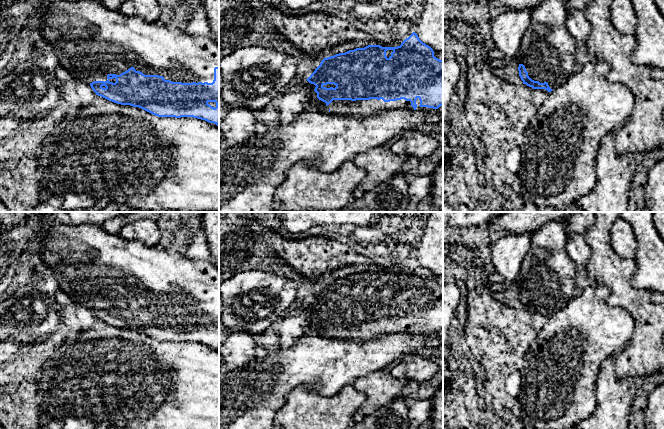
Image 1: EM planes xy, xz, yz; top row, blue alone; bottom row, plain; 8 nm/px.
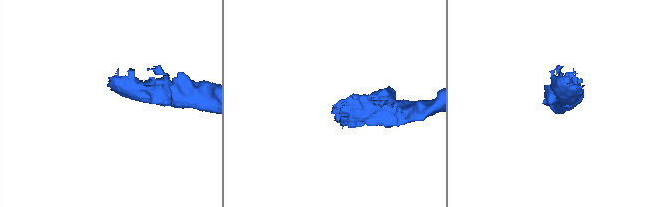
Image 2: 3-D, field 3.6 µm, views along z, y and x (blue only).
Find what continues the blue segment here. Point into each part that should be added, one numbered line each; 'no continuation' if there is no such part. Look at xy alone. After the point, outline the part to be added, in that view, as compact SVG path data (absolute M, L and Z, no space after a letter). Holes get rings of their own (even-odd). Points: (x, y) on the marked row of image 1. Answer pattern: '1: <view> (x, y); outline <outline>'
1: xy (90, 41); outline M53 0L38 18L42 36L53 46L53 52L59 63L74 79L89 85L94 81L105 82L108 80L108 74L120 75L131 67L145 75L163 76L165 80L172 82L212 83L214 68L219 67L219 43L211 36L192 36L158 22L147 22L137 16L126 16L120 11L107 9L99 2Z

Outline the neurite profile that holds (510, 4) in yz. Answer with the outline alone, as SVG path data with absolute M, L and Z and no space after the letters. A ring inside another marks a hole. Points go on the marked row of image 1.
M489 0L484 4L496 3L511 10L532 10L545 0Z

